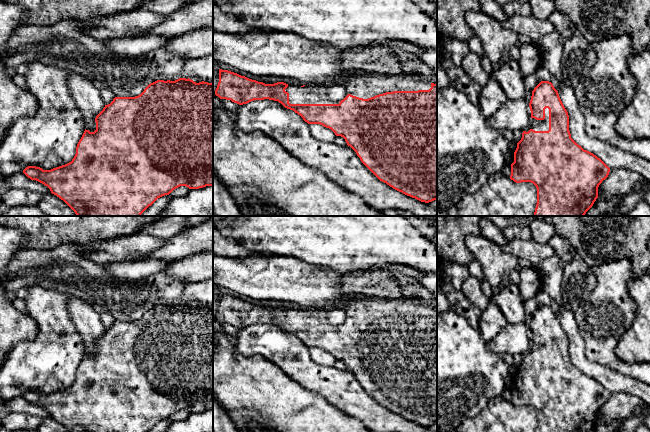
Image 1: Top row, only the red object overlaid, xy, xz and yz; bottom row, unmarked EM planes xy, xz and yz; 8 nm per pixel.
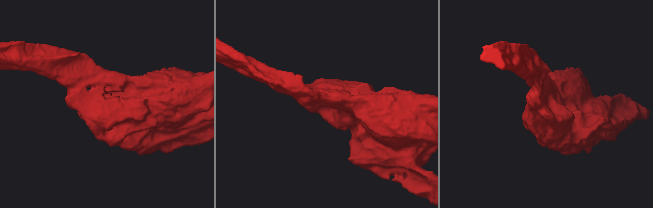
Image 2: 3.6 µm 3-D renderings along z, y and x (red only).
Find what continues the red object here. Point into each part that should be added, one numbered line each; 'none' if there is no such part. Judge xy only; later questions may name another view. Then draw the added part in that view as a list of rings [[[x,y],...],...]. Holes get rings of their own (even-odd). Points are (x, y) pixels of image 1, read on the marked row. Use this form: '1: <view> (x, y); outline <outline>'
none

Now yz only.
1: yz (538, 125); outline [[[545,109],[545,119],[544,120],[536,120],[531,118],[529,127],[525,130],[528,132],[530,129],[535,131],[548,131],[549,130],[549,109]]]

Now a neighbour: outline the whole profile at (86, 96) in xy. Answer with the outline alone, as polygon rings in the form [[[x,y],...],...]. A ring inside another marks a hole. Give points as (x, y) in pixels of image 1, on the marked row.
[[[70,71],[67,86],[81,111],[85,129],[94,132],[96,130],[95,118],[105,107],[100,90],[88,78]]]

